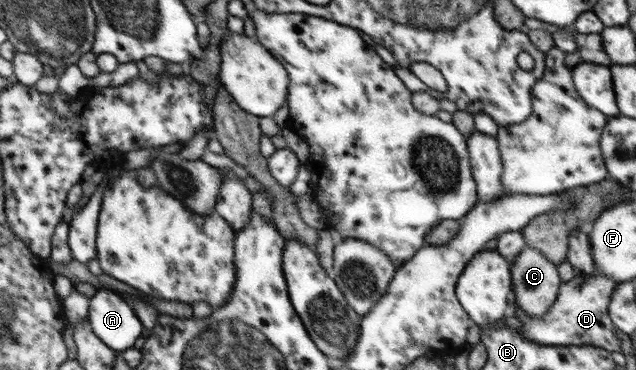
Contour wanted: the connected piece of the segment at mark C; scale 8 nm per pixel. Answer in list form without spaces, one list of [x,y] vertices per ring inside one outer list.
[[[524,244],[522,251],[518,252],[516,262],[511,264],[511,277],[513,290],[516,291],[515,298],[511,299],[513,305],[520,305],[519,309],[528,318],[542,318],[550,309],[550,305],[556,301],[559,287],[563,282],[560,279],[557,265],[548,260],[538,249]]]

